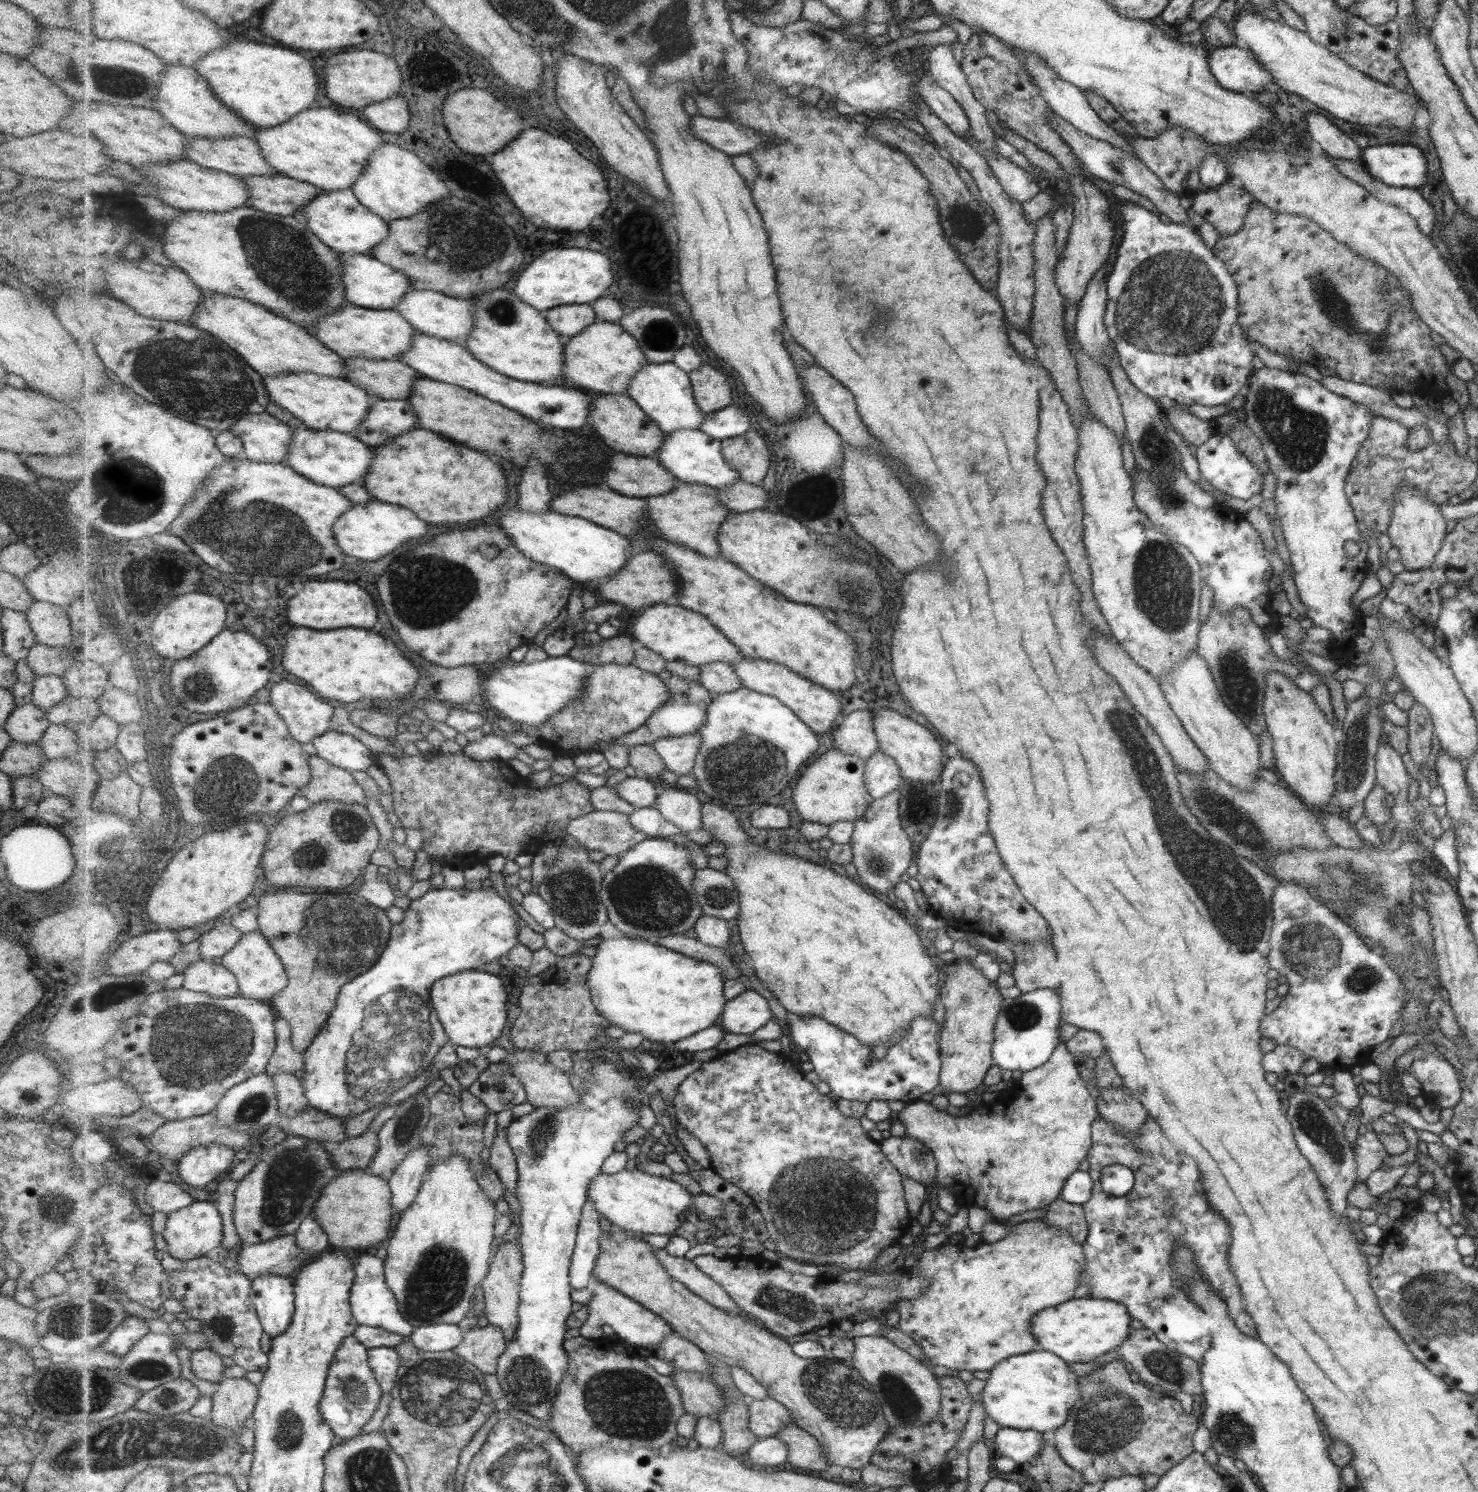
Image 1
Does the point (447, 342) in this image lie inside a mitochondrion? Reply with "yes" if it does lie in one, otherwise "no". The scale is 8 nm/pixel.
no

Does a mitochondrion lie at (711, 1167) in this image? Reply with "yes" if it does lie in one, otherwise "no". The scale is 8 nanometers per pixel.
no

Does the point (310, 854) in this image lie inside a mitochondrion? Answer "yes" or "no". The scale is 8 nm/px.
yes

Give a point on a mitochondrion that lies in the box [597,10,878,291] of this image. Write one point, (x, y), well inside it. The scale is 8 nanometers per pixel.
(849, 60)

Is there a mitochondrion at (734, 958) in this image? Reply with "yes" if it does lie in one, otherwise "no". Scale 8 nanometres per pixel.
no

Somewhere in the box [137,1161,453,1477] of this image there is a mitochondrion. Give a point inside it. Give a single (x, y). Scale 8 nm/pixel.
(358, 1396)

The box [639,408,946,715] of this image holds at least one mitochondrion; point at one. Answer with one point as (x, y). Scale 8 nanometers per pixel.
(855, 574)

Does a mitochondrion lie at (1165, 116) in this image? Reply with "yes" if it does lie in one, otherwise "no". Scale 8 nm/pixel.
no

